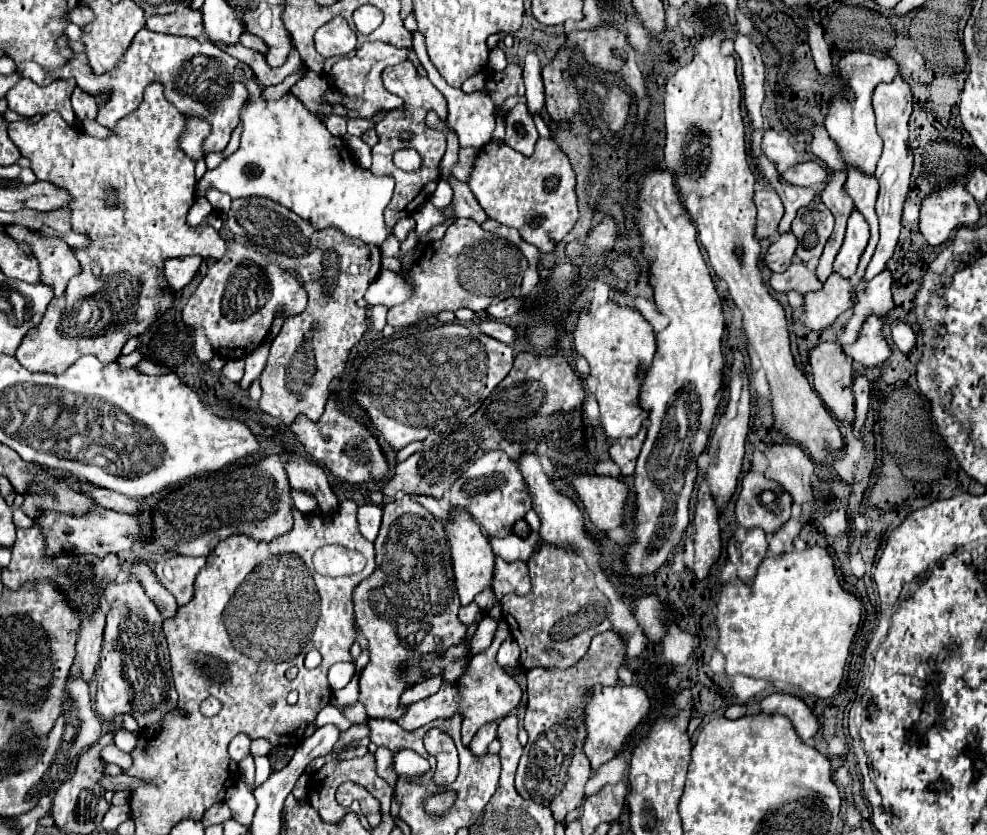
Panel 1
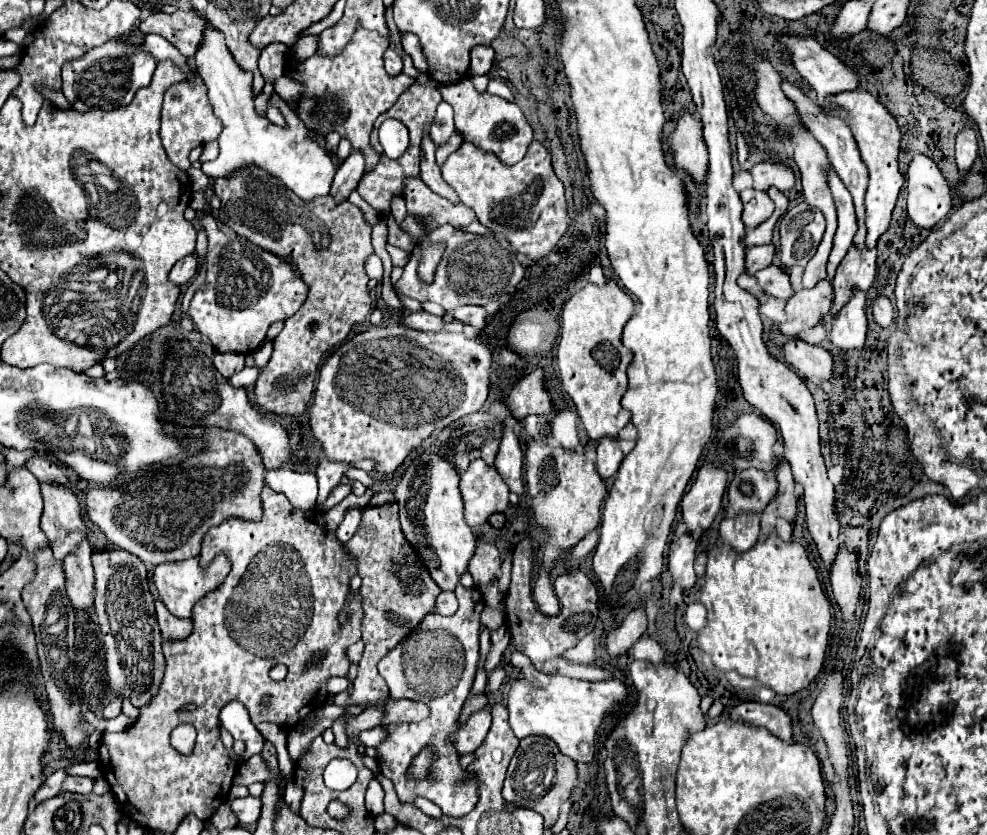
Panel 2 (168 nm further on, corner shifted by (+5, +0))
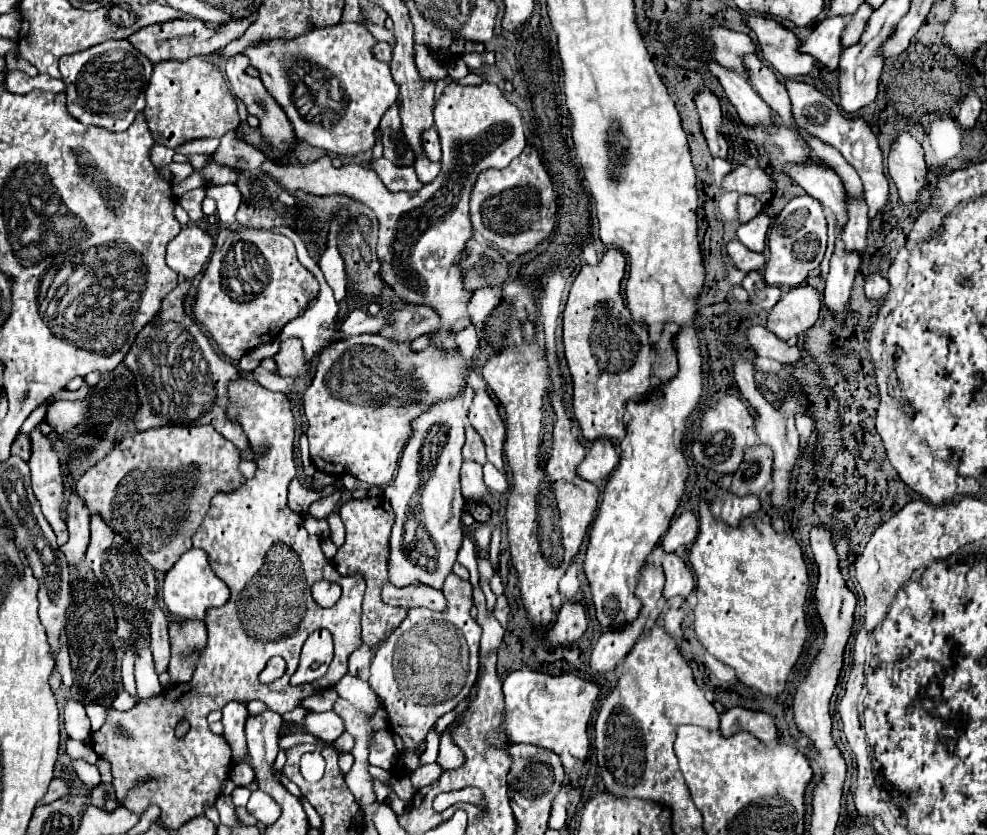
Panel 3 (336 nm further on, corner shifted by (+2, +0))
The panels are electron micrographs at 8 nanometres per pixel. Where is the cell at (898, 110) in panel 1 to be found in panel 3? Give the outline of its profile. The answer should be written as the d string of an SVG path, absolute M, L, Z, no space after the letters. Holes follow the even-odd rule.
M787 80L785 88L791 98L791 112L797 128L833 146L857 170L863 182L863 198L869 206L869 218L873 218L889 200L889 182L883 172L883 156L881 156L881 148L877 144L875 132L869 128L869 124L863 118L843 116L843 112L839 112L839 106L835 106L831 98L827 98L825 94L821 94L819 90L815 90L805 82Z

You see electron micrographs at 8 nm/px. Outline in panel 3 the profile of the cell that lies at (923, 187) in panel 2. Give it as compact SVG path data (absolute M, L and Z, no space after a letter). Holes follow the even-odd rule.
M901 132L891 142L887 174L895 182L903 204L911 204L917 200L917 192L925 186L927 166L923 162L921 144L907 132Z

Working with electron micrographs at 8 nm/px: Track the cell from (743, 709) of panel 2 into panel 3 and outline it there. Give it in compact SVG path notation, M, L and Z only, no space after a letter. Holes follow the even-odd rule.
M729 708L727 712L723 712L719 732L723 736L749 732L763 744L777 740L777 728L773 724L773 718L765 712L753 712L747 708Z

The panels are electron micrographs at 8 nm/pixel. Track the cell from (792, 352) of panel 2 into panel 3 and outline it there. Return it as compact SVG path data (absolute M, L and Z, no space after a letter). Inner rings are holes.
M757 324L749 326L747 328L747 340L749 340L749 346L755 350L755 354L773 358L781 364L793 364L801 358L801 352L797 346L787 346L775 334L767 332L763 326L757 326Z

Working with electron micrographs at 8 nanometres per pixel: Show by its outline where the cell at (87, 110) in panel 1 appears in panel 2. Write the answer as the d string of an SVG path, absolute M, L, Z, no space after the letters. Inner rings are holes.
M136 24L132 36L124 44L108 42L104 46L90 50L88 56L64 64L62 94L66 96L66 100L78 112L88 112L88 110L96 110L96 108L110 110L110 108L130 104L136 90L150 84L150 78L156 70L156 60L152 60L152 56L144 56L144 52L132 54L132 48L136 48L136 44L140 44L140 40L144 40L144 34L138 30L138 24Z

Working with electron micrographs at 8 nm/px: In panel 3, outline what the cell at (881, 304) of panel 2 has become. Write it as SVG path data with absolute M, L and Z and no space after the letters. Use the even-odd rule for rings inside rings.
M871 272L865 278L865 294L869 300L879 300L887 294L889 290L889 282L879 274L879 272Z

